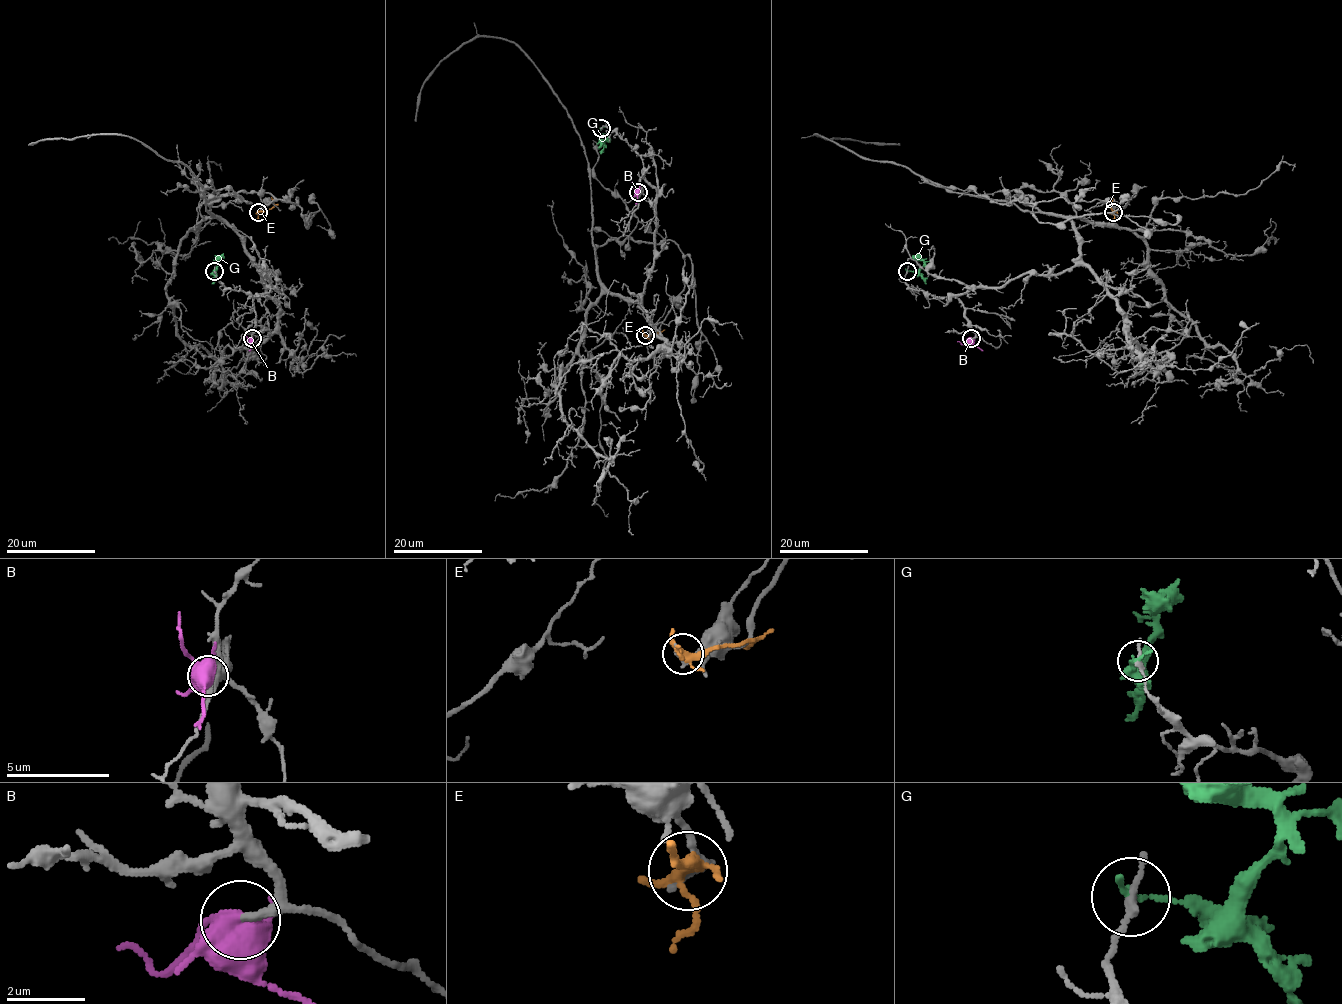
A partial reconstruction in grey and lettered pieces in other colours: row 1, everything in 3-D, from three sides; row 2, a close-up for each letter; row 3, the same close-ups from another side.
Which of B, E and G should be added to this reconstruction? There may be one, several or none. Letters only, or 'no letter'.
B

